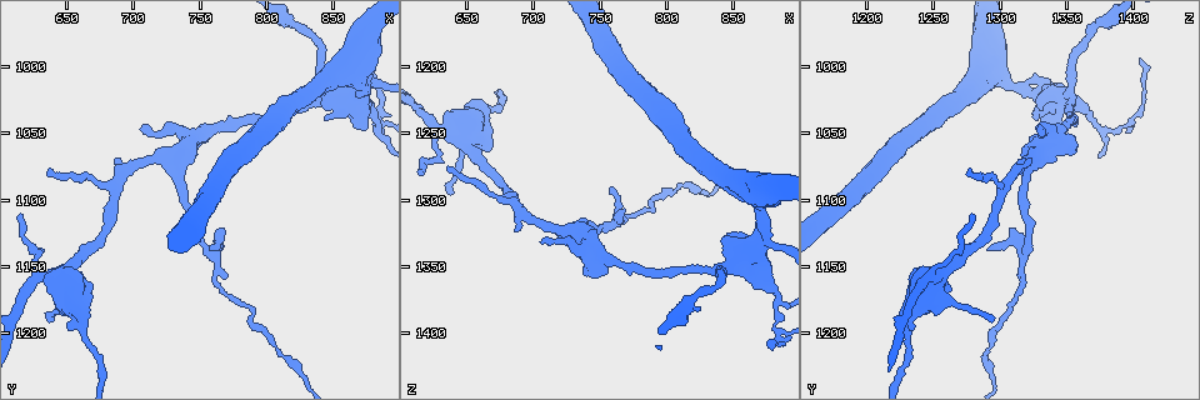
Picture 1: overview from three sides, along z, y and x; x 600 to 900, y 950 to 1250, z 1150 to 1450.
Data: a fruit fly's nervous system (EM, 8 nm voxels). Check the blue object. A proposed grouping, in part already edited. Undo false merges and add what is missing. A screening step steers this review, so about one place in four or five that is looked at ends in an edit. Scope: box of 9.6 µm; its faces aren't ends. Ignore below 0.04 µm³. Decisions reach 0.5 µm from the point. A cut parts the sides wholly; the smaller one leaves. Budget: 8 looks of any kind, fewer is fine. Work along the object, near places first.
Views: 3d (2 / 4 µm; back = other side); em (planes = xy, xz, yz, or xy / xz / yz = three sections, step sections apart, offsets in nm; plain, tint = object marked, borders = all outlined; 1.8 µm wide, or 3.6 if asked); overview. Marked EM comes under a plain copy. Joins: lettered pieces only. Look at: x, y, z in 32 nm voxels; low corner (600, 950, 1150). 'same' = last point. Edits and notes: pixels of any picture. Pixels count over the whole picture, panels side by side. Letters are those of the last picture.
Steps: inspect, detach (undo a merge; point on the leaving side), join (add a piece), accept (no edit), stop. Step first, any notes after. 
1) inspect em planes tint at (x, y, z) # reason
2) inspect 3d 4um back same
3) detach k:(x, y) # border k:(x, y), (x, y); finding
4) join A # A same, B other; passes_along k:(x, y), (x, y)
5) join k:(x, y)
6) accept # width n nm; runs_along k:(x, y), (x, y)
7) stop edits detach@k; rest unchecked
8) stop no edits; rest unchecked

inspect em 3.6um xz step 16 borders at (658, 1186, 1234)

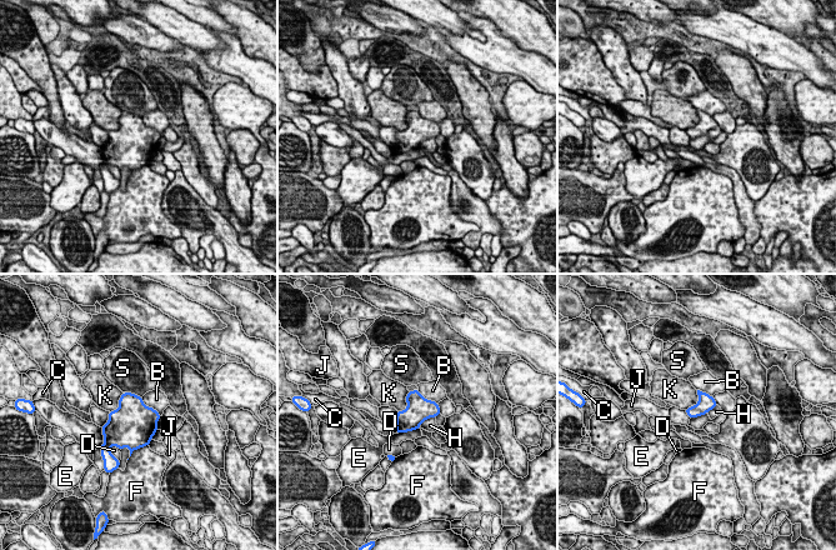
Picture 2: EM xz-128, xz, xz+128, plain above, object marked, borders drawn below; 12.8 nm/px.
accept # width 170 nm; B other, C other, D other, E other, F other, H other, J other, K other, S other; all the same neuron

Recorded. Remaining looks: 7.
inspect em yz step 4 borders at (638, 1192, 1294) # an open end

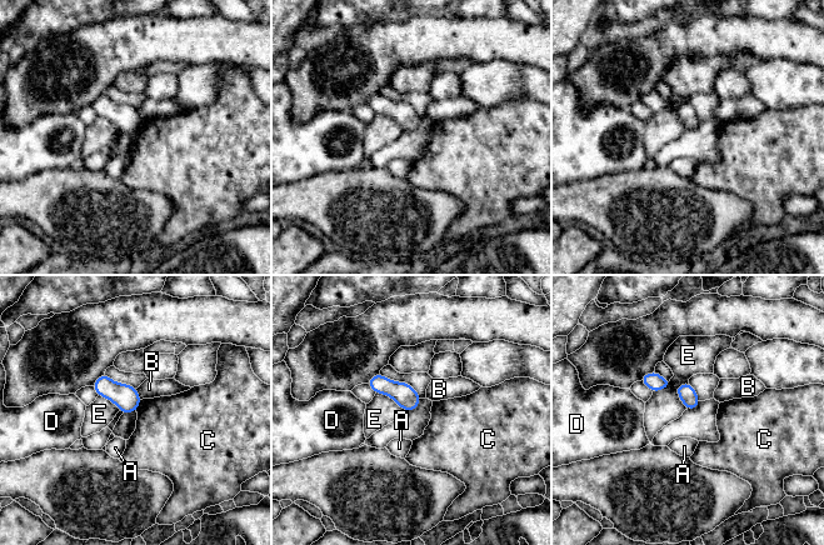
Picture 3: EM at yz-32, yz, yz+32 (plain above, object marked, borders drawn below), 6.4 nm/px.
accept # longest_contact E 180 nm; A other, B other, C other, D other, E other; border 3:(143, 399), (135, 410); no lettered piece goes on from it

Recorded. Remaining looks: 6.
inspect em 3.6um xz step 16 tint at (872, 1018, 1330) # looks like a crossing

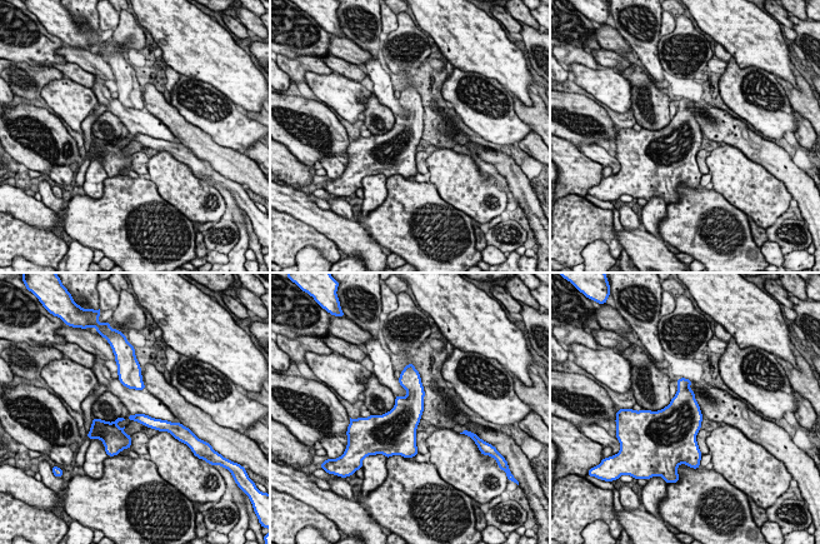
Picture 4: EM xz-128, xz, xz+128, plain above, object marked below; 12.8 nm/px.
inspect em 3.6um planes tint same # another direction

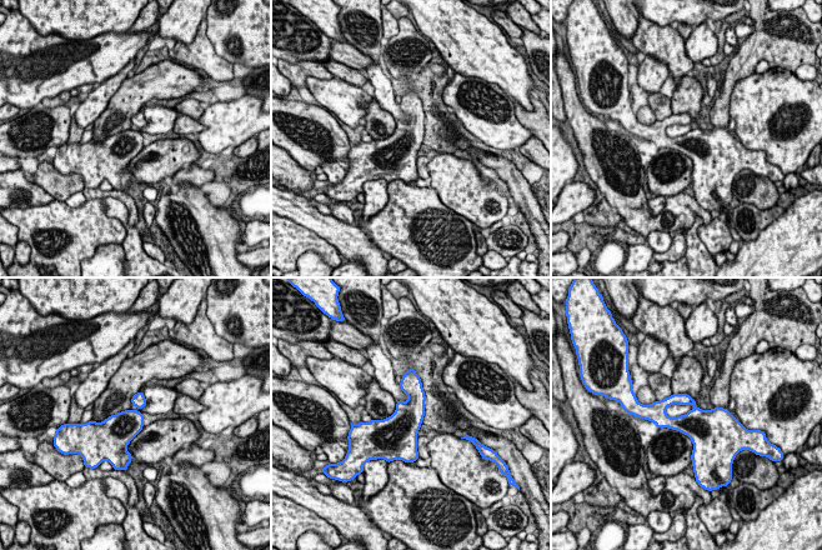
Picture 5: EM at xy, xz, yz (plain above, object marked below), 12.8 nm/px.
inspect em 3.6um planes borders same

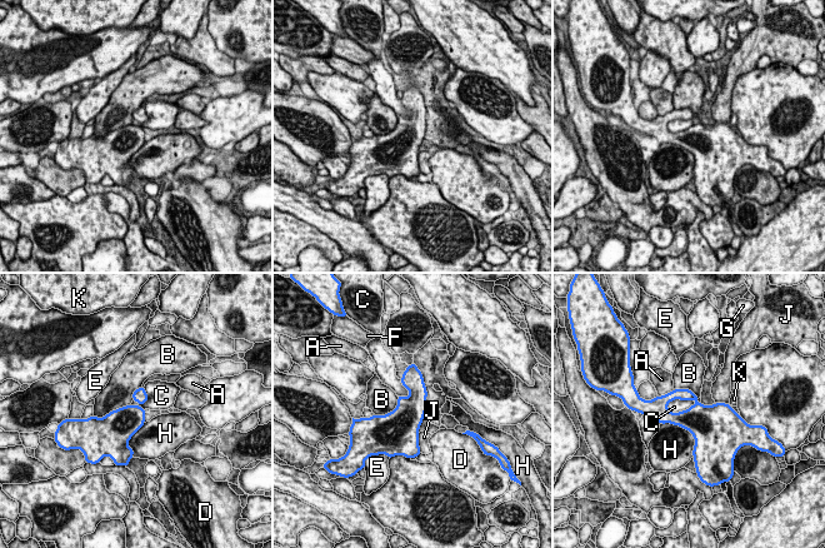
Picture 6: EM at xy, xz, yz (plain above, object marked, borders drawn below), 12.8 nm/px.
accept # width 380 nm; longest_contact H 600 nm; A other, B other, C other, D other, E other, F other, G other, H other, J other, K other; continuous, no second neuron

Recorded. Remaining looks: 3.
stop no edits; rest unchecked

